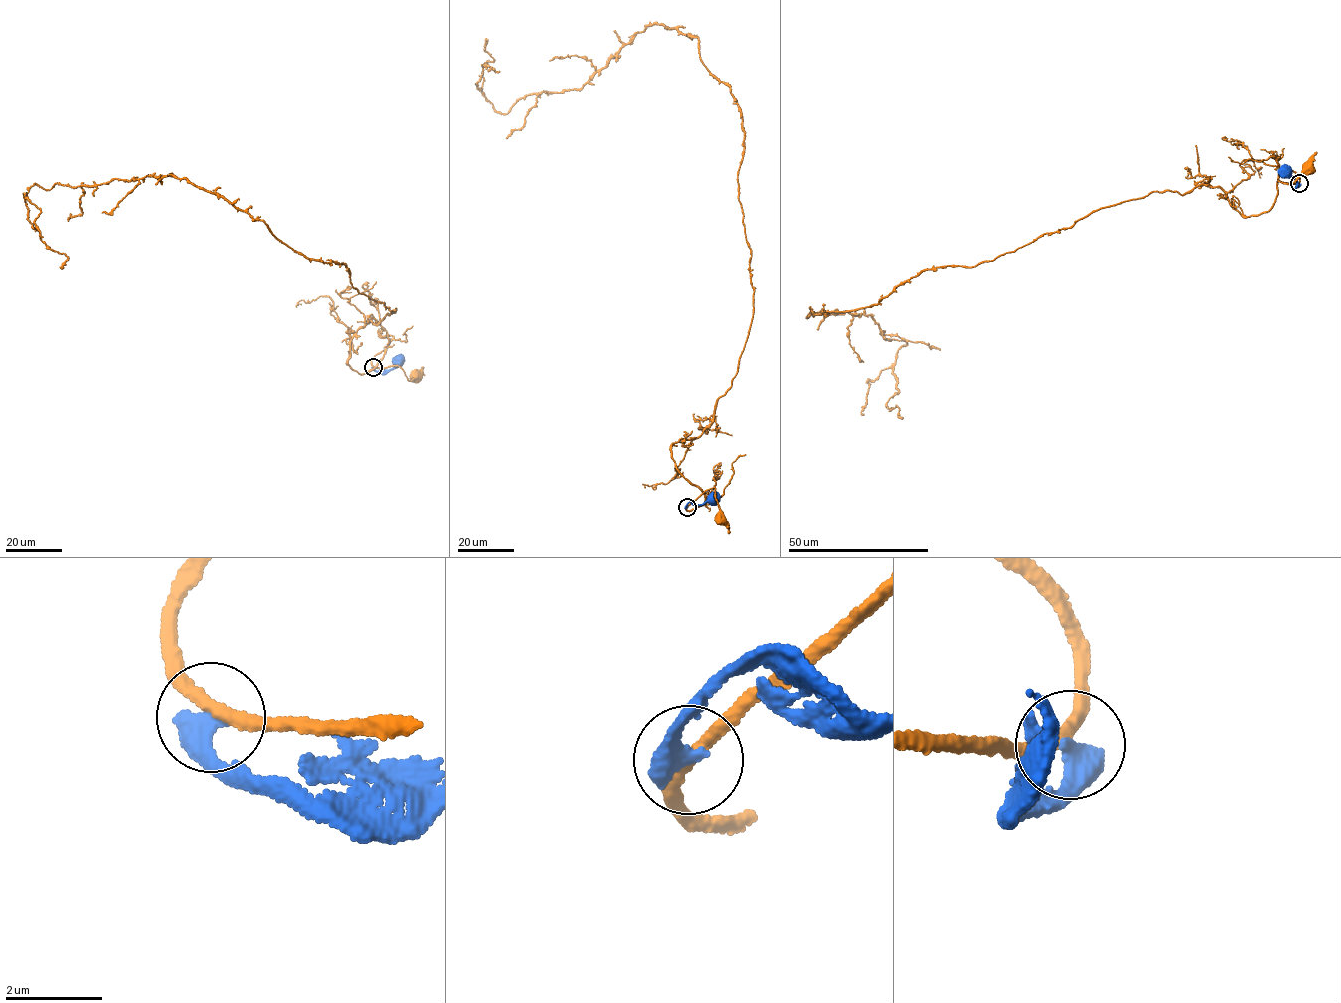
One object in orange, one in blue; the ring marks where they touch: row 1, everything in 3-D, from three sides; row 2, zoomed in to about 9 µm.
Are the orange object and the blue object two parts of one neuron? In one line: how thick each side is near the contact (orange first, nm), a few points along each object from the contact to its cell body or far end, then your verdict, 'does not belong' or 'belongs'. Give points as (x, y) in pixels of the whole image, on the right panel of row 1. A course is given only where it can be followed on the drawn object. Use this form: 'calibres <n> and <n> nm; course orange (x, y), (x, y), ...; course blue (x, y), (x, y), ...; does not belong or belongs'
calibres 240 and 550 nm; course orange (1298, 184), (1278, 180), (1294, 183), (1309, 167); course blue (1298, 184), (1296, 187), (1297, 182), (1287, 171); does not belong

